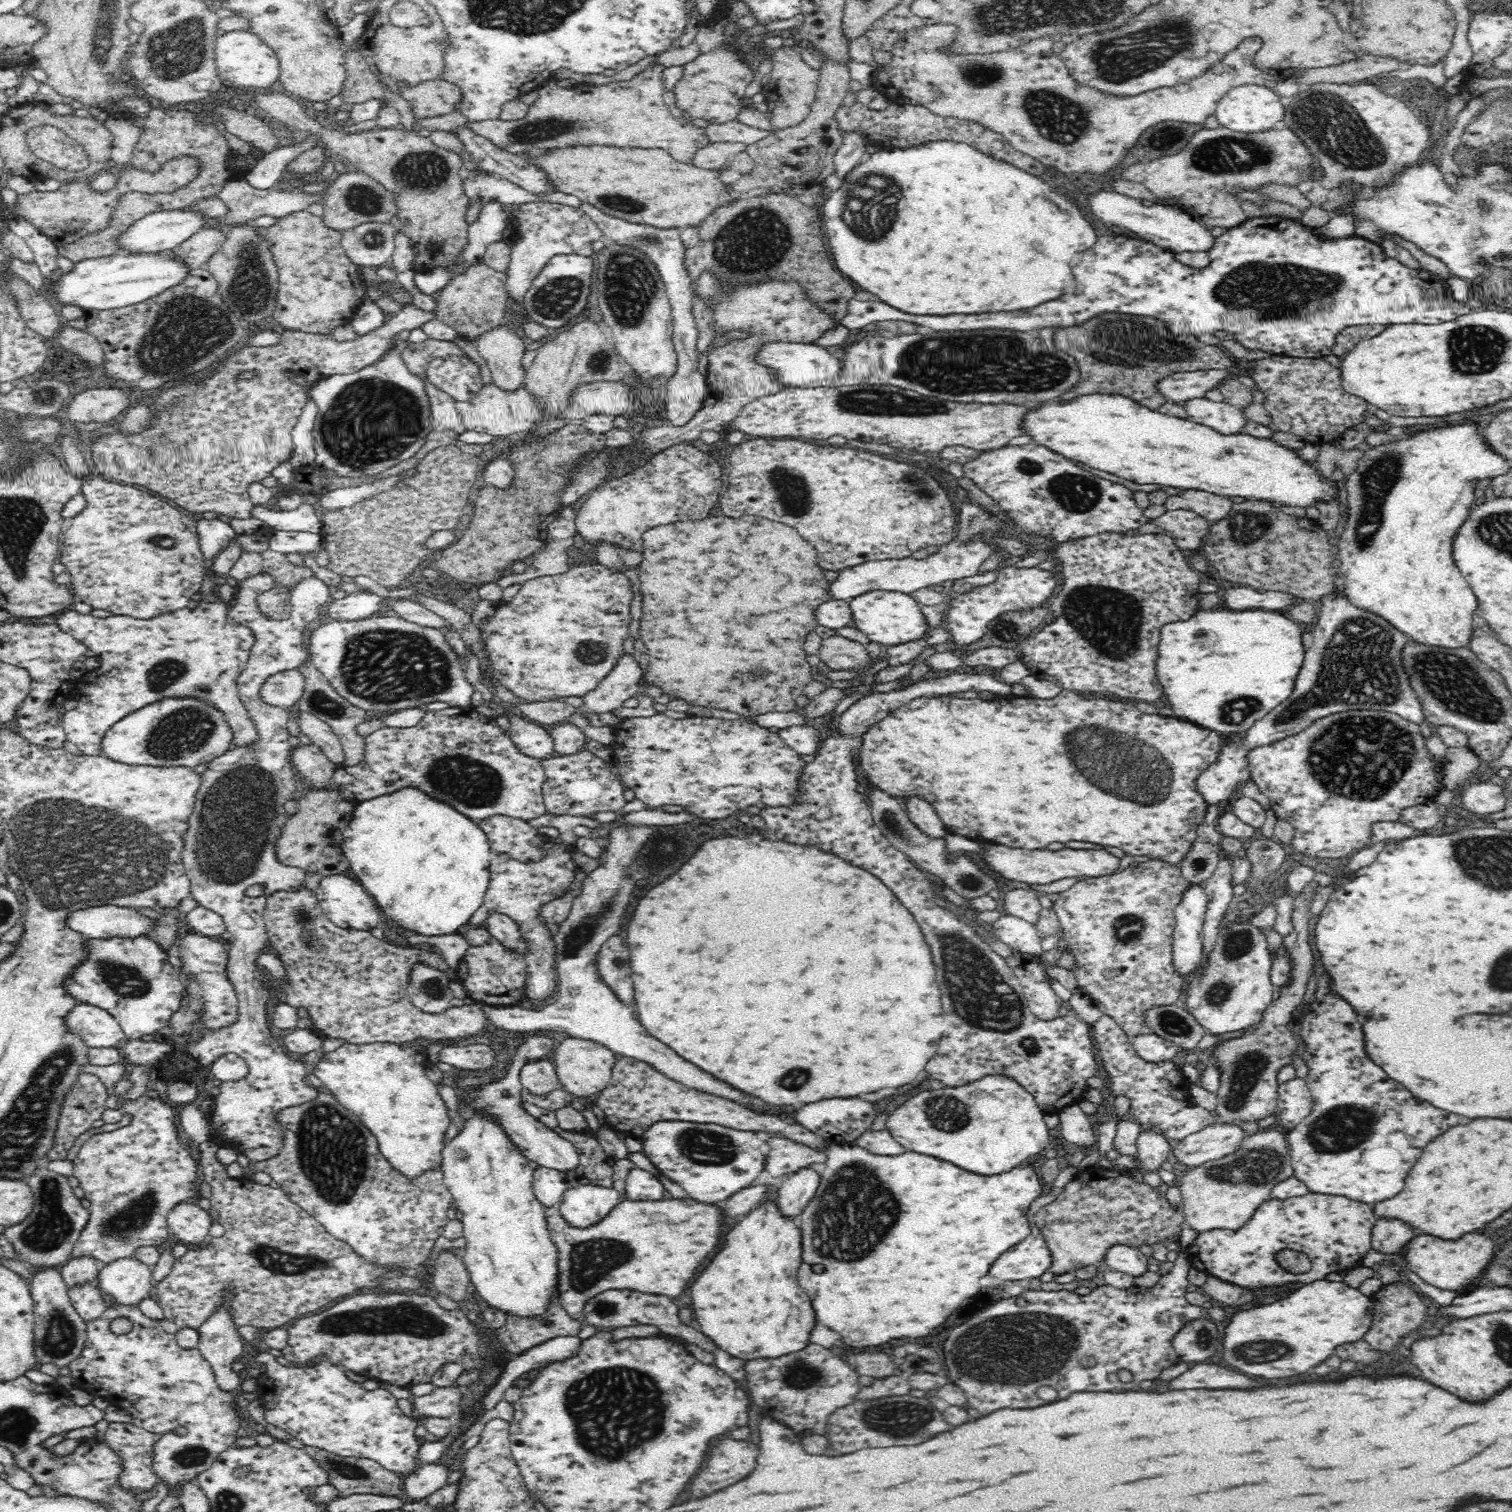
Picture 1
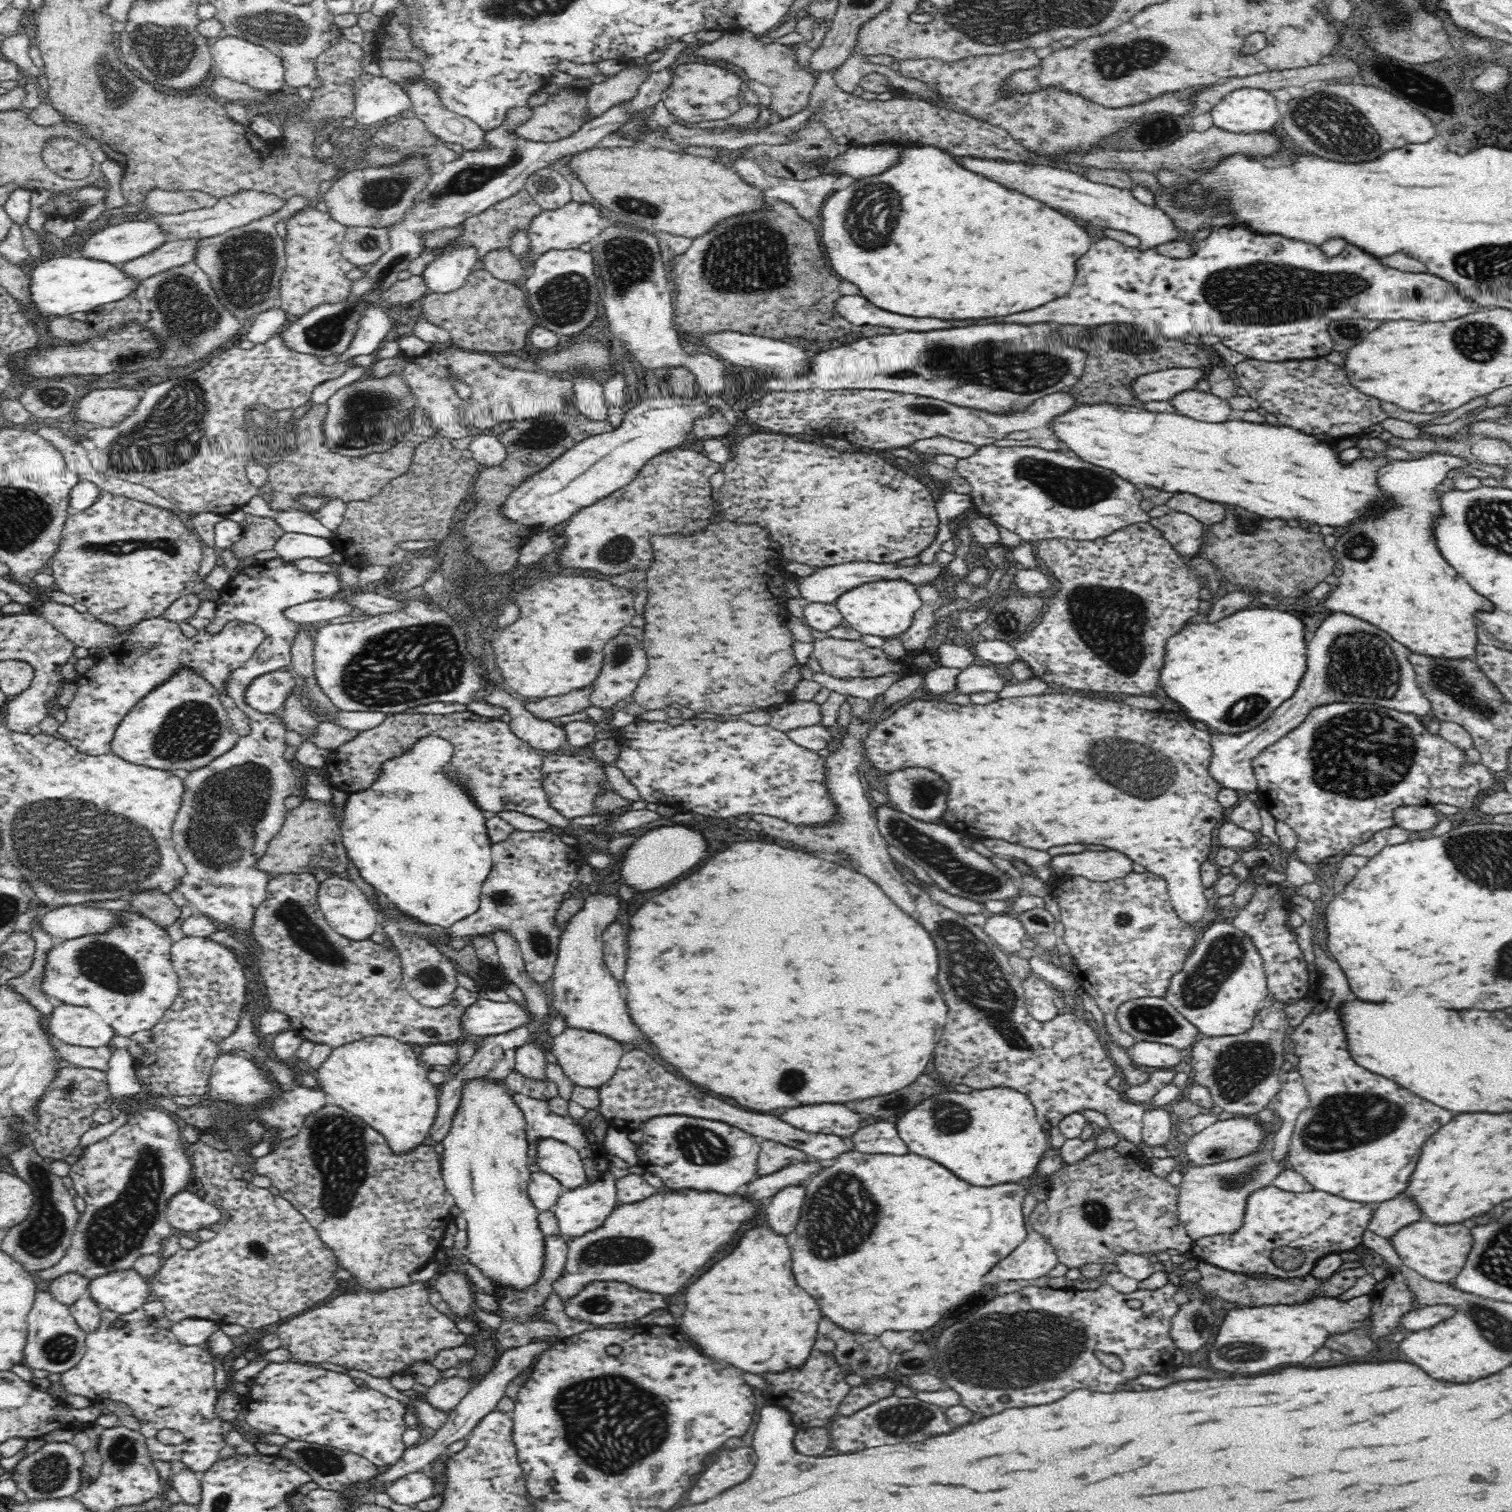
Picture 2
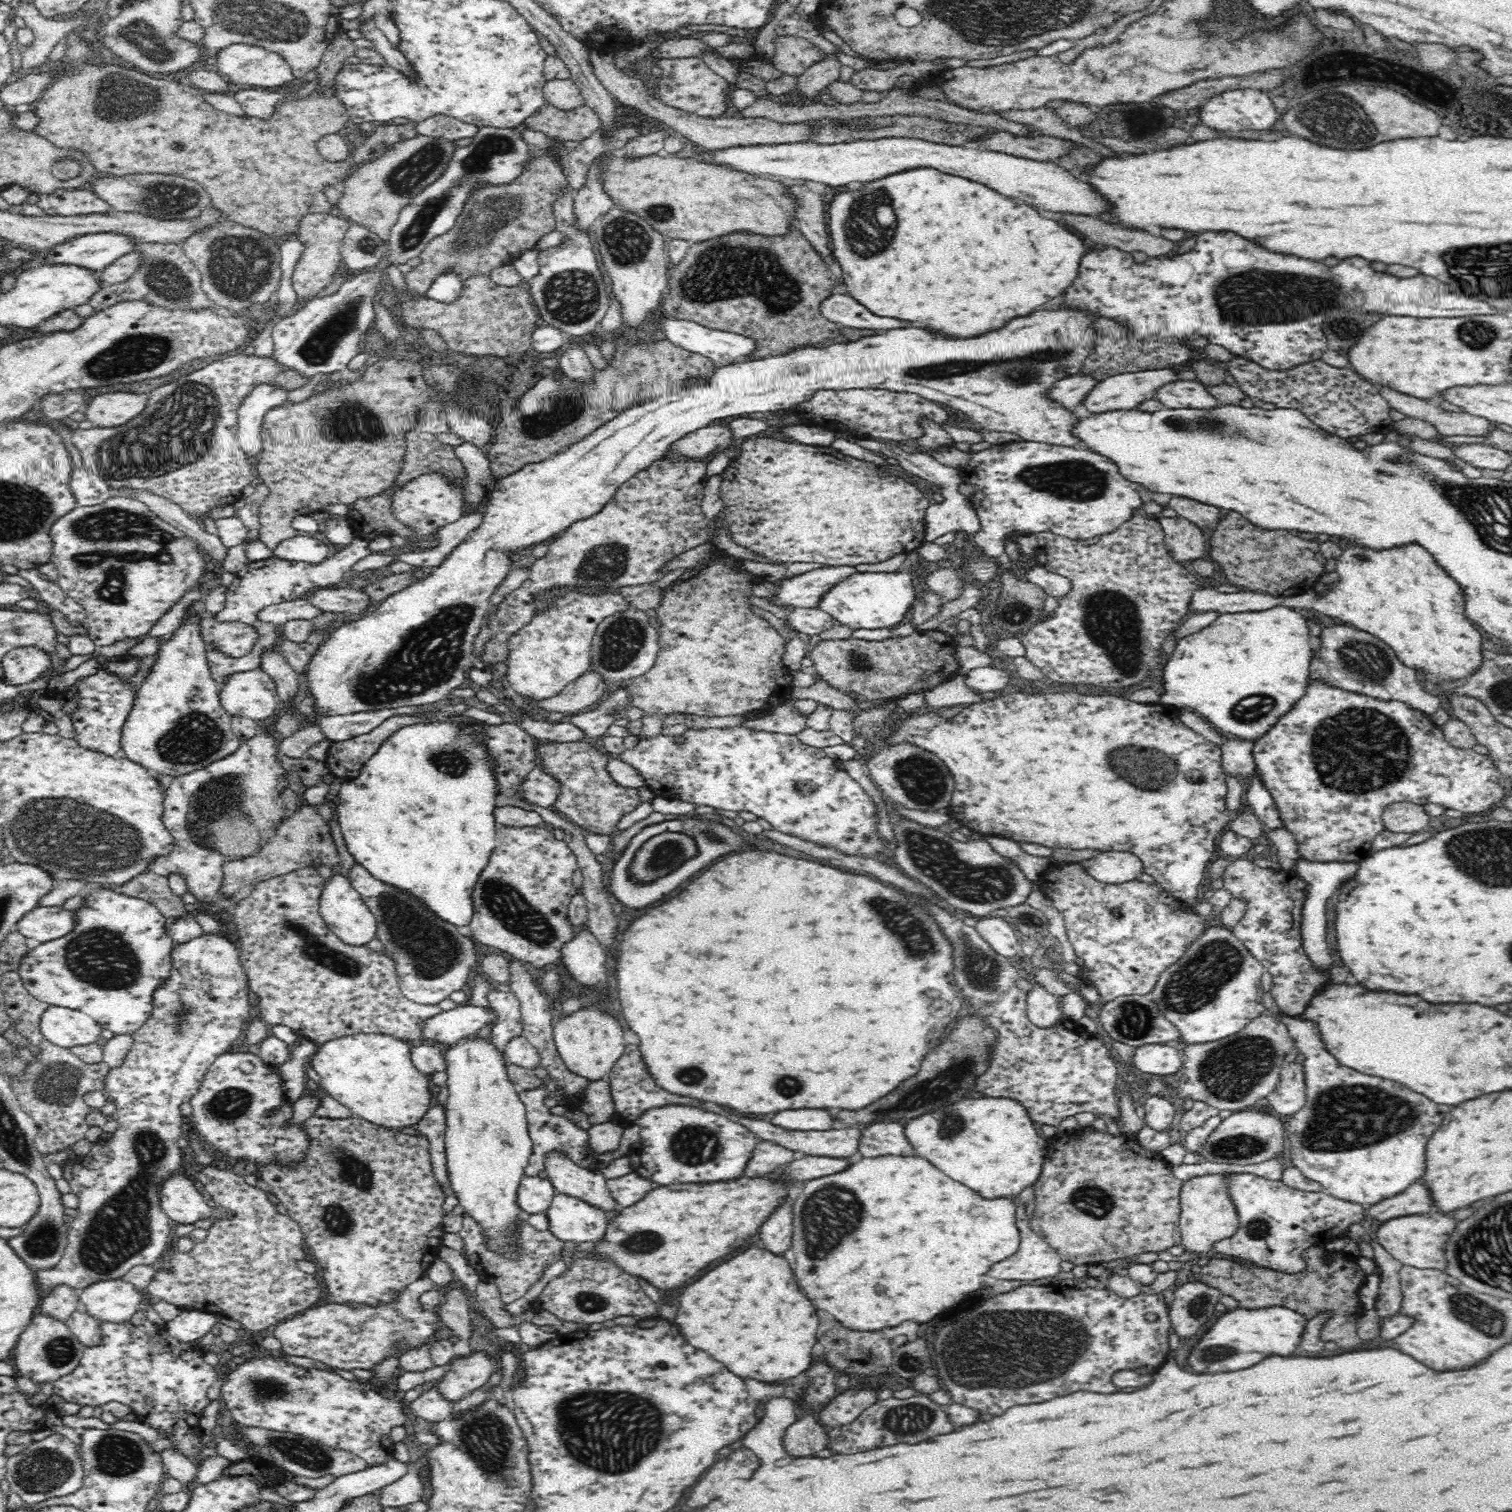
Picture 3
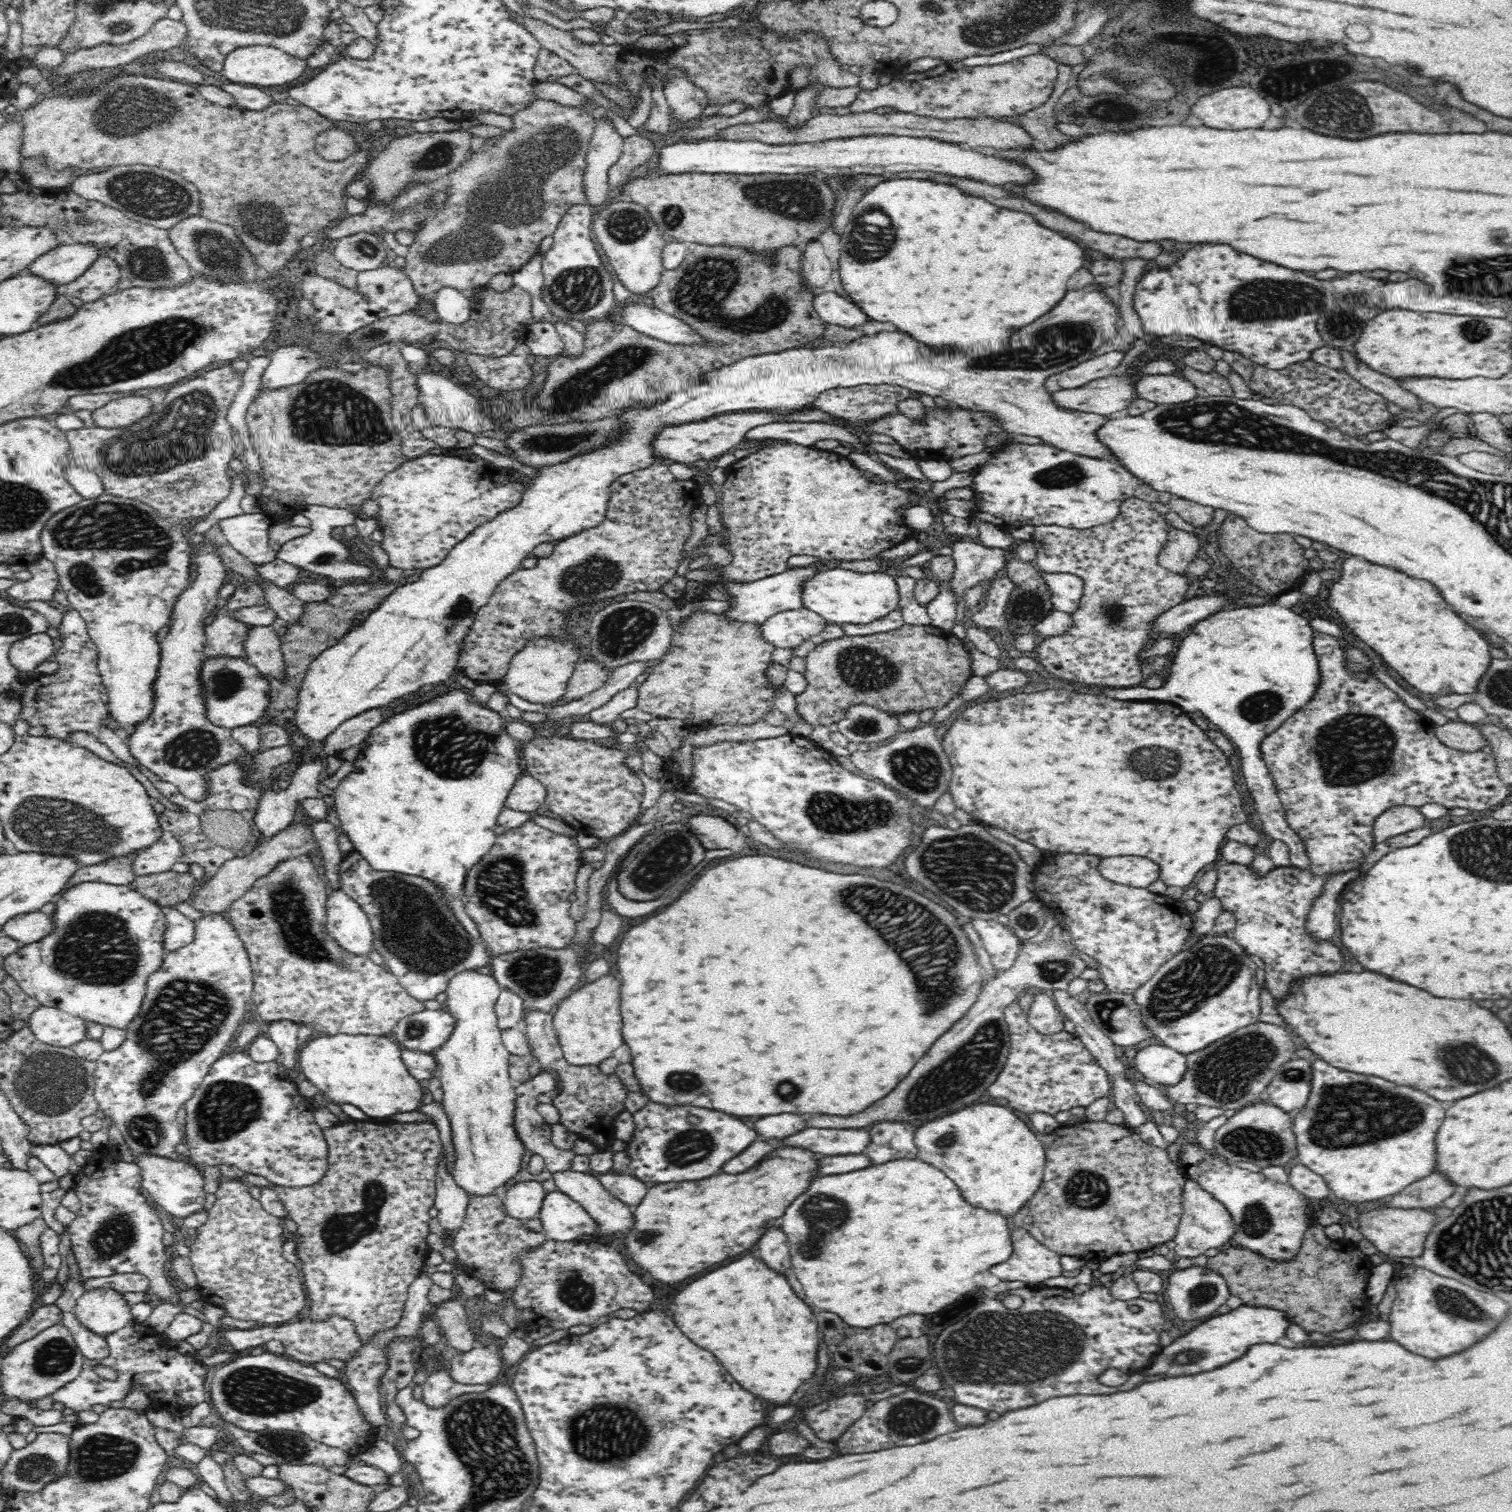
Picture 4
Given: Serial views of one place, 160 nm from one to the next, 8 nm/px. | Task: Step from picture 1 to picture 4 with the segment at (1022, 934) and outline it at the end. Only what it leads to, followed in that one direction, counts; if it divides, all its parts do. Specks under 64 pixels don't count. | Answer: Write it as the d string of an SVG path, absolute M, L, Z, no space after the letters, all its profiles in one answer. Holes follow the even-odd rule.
M972 919L971 924L980 934L978 937L990 956L992 966L1000 972L1008 970L1014 964L1024 941L998 920Z

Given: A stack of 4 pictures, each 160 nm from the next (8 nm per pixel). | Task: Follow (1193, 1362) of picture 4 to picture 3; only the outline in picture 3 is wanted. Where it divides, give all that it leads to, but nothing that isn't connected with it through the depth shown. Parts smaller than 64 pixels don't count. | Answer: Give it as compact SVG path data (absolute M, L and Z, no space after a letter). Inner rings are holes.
M1282 1305L1275 1307L1228 1310L1218 1316L1216 1324L1200 1344L1190 1354L1190 1364L1196 1372L1234 1372L1246 1370L1268 1356L1294 1356L1308 1326L1308 1317L1304 1313L1284 1308Z

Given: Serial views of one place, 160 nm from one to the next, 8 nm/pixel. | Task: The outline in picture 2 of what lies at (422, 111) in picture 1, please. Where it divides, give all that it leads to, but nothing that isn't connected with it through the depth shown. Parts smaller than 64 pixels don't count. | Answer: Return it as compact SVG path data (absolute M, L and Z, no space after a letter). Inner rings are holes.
M384 60L380 64L382 71L382 78L388 79L390 82L397 84L400 88L405 89L408 84L414 84L414 82L421 82L425 84L429 90L434 93L438 93L438 85L436 81L428 79L424 75L422 65L416 62L403 62L403 60Z

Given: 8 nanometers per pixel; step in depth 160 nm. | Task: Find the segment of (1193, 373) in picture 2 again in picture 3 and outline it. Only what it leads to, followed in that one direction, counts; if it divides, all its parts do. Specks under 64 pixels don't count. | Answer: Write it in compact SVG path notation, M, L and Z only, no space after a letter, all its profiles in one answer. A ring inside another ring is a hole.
M1172 369L1144 370L1118 374L1095 384L1084 405L1091 413L1132 410L1137 404L1156 399L1158 388L1178 382L1180 374Z

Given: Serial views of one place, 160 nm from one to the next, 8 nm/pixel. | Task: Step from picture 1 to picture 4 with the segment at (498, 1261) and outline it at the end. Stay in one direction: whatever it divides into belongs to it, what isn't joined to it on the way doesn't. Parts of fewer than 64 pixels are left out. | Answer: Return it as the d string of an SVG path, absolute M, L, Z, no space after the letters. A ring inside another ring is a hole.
M474 969L458 974L448 984L446 990L448 999L443 1005L448 1011L454 1013L458 1024L448 1042L432 1052L440 1069L438 1077L444 1090L443 1109L452 1127L452 1148L454 1148L452 1174L458 1186L473 1198L503 1194L512 1178L520 1172L522 1158L526 1157L527 1153L524 1141L520 1139L515 1125L519 1094L516 1093L516 1085L509 1075L511 1054L503 1045L494 1009L501 989L502 987L491 974L482 974Z

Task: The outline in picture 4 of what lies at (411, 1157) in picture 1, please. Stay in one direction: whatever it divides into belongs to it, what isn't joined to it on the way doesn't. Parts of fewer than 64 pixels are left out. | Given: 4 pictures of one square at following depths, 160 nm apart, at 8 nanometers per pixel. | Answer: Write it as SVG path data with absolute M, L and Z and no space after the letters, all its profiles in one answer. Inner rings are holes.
M335 1034L334 1036L314 1036L308 1039L304 1048L298 1052L297 1065L310 1082L324 1093L329 1102L348 1104L356 1107L372 1121L389 1121L396 1114L417 1112L423 1106L424 1088L416 1077L408 1071L402 1060L404 1048L393 1036Z

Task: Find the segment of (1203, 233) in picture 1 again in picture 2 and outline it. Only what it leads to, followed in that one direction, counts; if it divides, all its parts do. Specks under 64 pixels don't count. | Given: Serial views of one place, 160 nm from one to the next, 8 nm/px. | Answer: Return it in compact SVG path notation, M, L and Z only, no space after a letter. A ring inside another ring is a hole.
M970 157L959 158L959 162L965 164L972 171L984 173L984 175L1004 183L1007 188L1015 188L1019 192L1029 194L1029 196L1037 198L1037 200L1056 207L1056 209L1064 209L1064 211L1076 215L1077 218L1090 220L1096 226L1131 232L1140 239L1140 244L1136 246L1138 250L1164 246L1164 244L1170 244L1176 242L1176 240L1192 241L1190 231L1180 230L1176 226L1176 222L1166 212L1162 212L1160 208L1138 201L1134 197L1132 190L1098 184L1078 173L1047 165L1020 165L1018 163L1002 163L988 160L980 161Z

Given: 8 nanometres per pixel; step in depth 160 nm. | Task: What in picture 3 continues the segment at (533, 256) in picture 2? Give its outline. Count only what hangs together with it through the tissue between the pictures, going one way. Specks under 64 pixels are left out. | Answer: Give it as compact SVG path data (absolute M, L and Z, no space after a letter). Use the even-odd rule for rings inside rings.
M598 159L590 166L589 174L586 176L588 184L574 193L574 209L573 209L573 226L572 229L577 232L588 234L592 226L607 214L613 208L613 203L604 190L601 190L601 184L597 178L600 174L598 167Z

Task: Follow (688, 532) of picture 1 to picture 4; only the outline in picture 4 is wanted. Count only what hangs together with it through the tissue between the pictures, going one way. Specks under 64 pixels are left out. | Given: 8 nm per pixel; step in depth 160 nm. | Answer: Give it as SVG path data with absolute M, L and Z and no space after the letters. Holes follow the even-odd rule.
M700 608L692 610L673 630L668 652L650 669L642 683L637 684L636 707L655 717L679 718L691 730L762 720L776 704L776 692L782 689L768 676L768 670L774 664L772 656L776 646L764 637L762 626L756 622L731 620L724 613L706 612Z

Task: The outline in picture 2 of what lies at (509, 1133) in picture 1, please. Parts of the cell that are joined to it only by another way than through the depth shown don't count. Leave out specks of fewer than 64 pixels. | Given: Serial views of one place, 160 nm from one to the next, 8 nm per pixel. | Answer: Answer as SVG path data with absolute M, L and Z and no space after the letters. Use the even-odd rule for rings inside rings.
M552 1137L535 1140L536 1156L532 1159L541 1170L554 1176L564 1188L573 1189L590 1182L579 1153L564 1141Z

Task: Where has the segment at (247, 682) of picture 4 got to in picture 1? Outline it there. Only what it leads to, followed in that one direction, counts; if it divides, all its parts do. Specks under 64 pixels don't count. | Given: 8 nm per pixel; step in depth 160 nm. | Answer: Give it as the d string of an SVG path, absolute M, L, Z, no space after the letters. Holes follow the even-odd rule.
M298 669L283 671L272 676L260 690L266 703L280 708L290 708L302 698L307 678Z

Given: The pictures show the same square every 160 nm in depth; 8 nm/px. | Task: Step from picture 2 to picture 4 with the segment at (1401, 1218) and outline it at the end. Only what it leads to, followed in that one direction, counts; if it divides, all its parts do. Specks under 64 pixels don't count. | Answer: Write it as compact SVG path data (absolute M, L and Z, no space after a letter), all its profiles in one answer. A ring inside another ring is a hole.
M1434 1171L1422 1180L1416 1180L1416 1184L1409 1184L1403 1191L1389 1197L1383 1208L1428 1210L1443 1206L1442 1202L1448 1200L1448 1196L1452 1194L1452 1188L1448 1188L1448 1184L1444 1184L1444 1180L1440 1180L1440 1176Z

